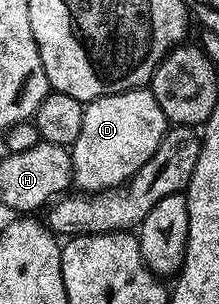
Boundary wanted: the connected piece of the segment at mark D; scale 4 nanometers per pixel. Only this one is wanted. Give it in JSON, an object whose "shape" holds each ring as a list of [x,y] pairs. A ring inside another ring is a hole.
{"shape":[[[138,88],[124,90],[107,96],[99,96],[93,102],[84,103],[83,128],[79,131],[79,140],[71,148],[73,155],[73,186],[81,192],[98,190],[114,190],[123,186],[151,156],[155,156],[155,148],[163,140],[167,129],[167,119],[163,108],[159,108],[159,100],[155,100],[152,89]]]}

